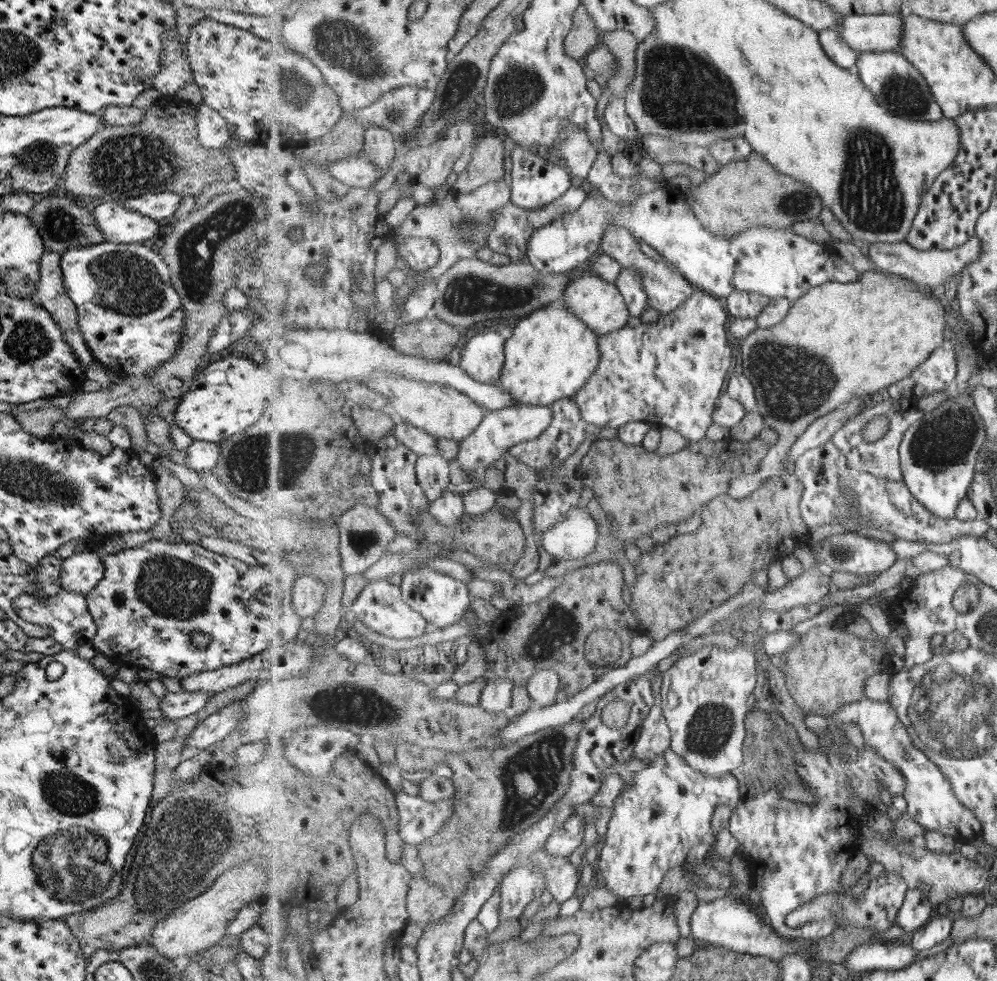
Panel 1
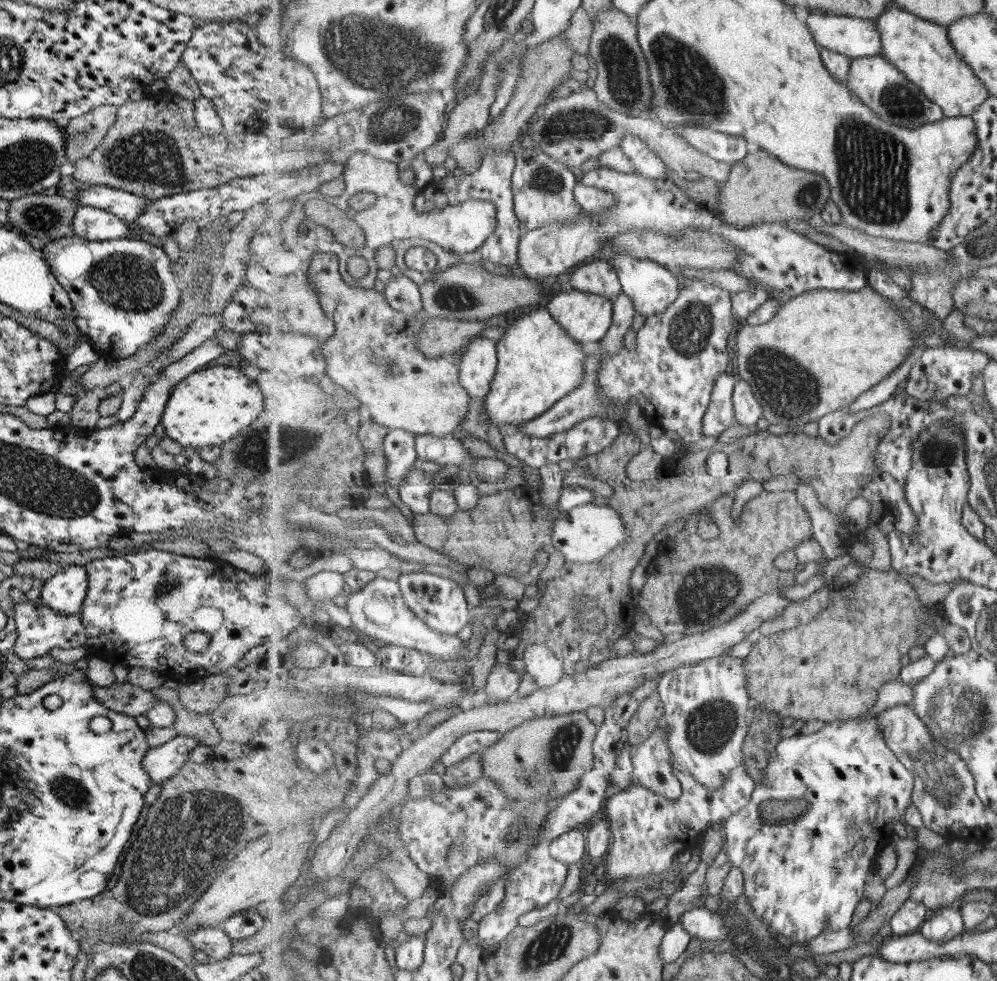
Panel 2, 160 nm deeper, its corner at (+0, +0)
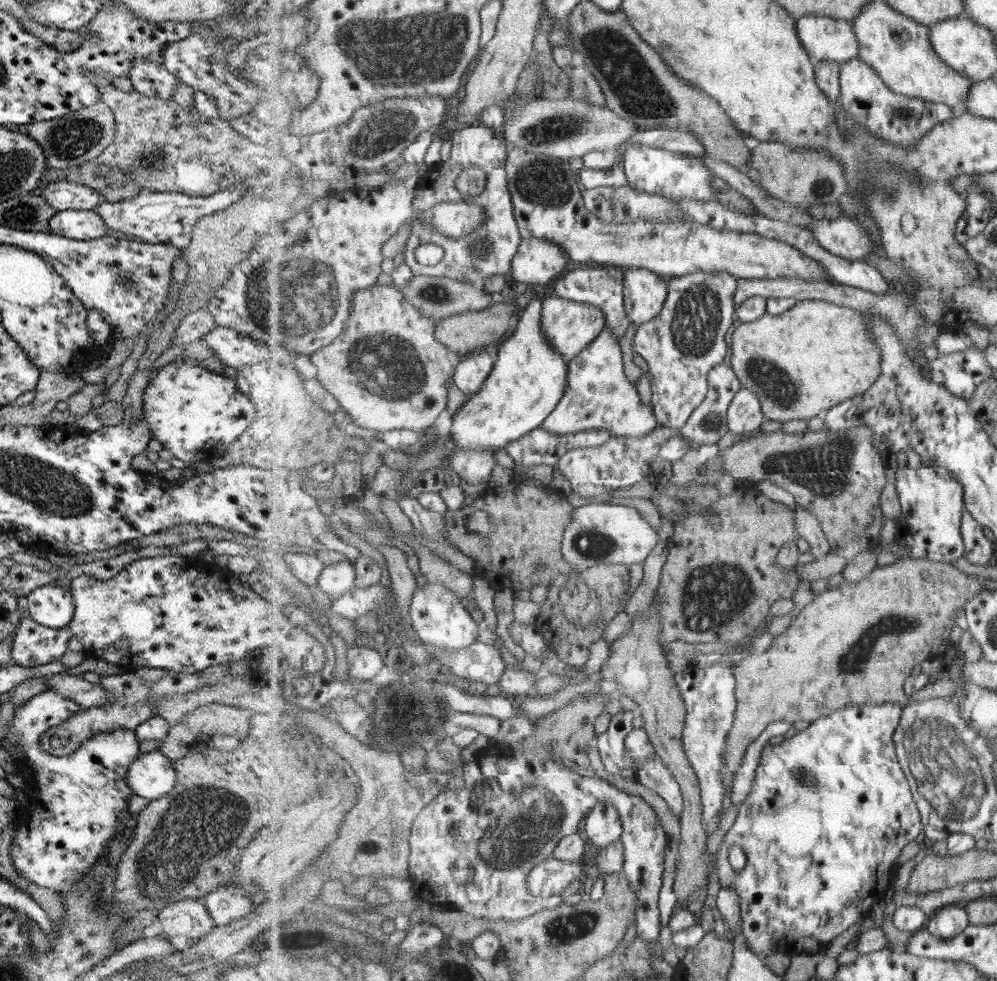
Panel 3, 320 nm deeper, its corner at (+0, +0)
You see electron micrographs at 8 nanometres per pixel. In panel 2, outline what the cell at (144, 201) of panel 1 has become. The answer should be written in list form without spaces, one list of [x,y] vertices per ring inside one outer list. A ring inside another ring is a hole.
[[[87,185],[82,189],[77,194],[79,197],[76,202],[77,206],[105,209],[129,222],[134,220],[148,202],[151,202],[129,192],[103,185]]]

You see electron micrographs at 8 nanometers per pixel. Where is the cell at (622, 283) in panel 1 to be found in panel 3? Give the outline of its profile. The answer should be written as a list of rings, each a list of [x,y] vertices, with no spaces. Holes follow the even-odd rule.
[[[605,330],[574,358],[568,359],[568,388],[560,404],[541,426],[545,432],[569,435],[593,429],[607,430],[617,438],[643,438],[658,426],[653,405],[643,404],[635,385],[625,374],[623,352],[616,332]]]

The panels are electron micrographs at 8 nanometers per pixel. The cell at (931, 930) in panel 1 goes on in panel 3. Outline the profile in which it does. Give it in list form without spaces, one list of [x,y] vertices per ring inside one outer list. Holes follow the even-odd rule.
[[[948,906],[930,917],[925,928],[940,939],[951,939],[963,933],[969,925],[969,916],[965,908]]]

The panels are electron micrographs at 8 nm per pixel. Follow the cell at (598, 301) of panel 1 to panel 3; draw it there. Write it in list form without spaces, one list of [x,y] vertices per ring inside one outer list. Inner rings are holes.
[[[553,295],[544,300],[541,326],[556,351],[570,359],[583,352],[605,330],[607,316],[600,308],[592,304]]]

